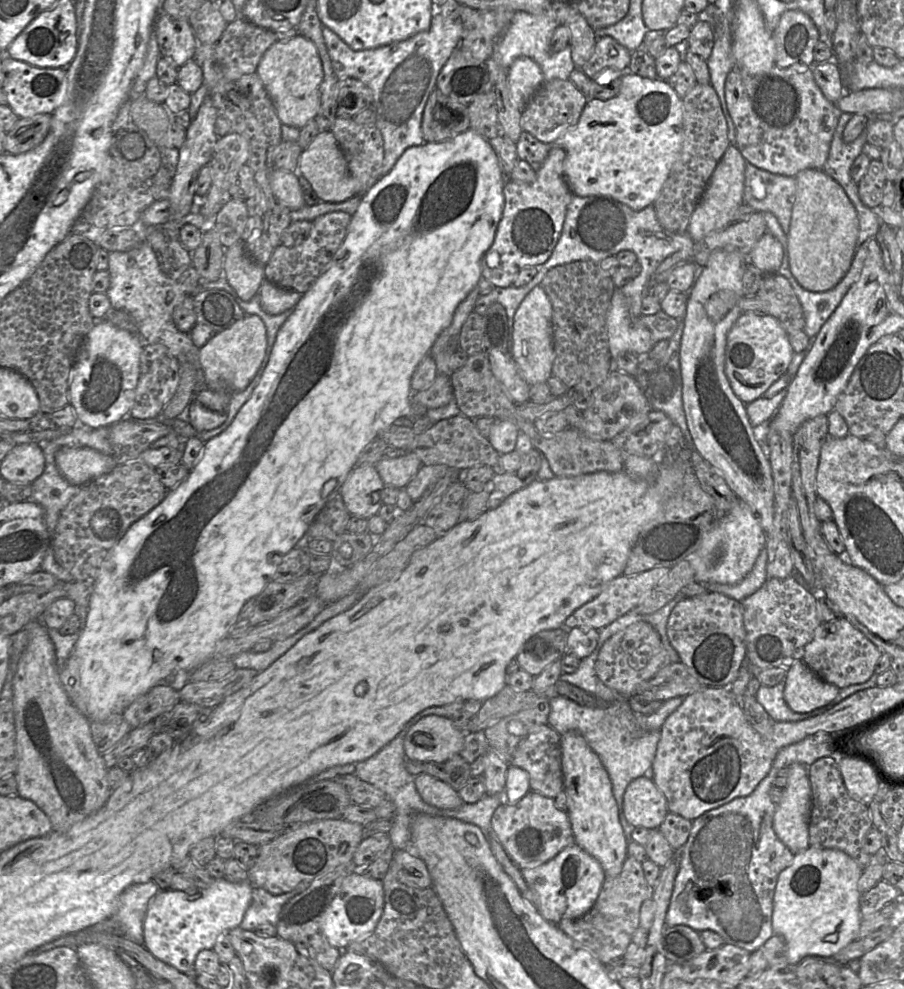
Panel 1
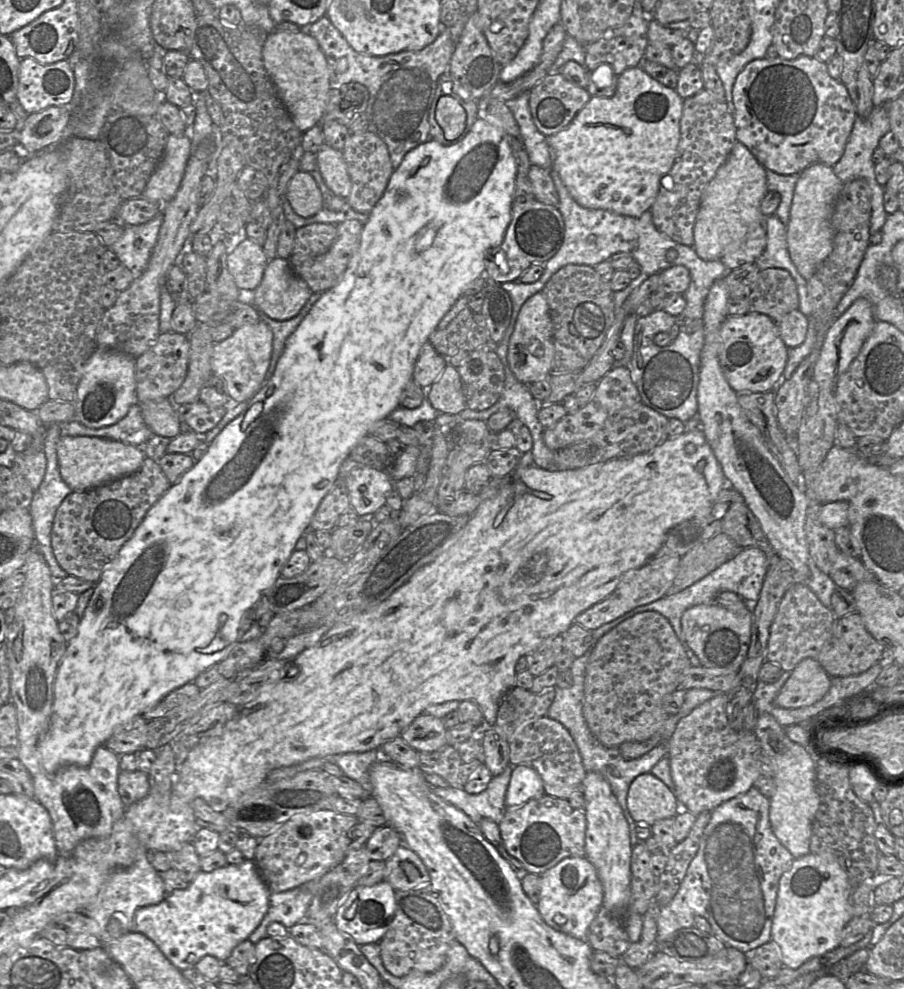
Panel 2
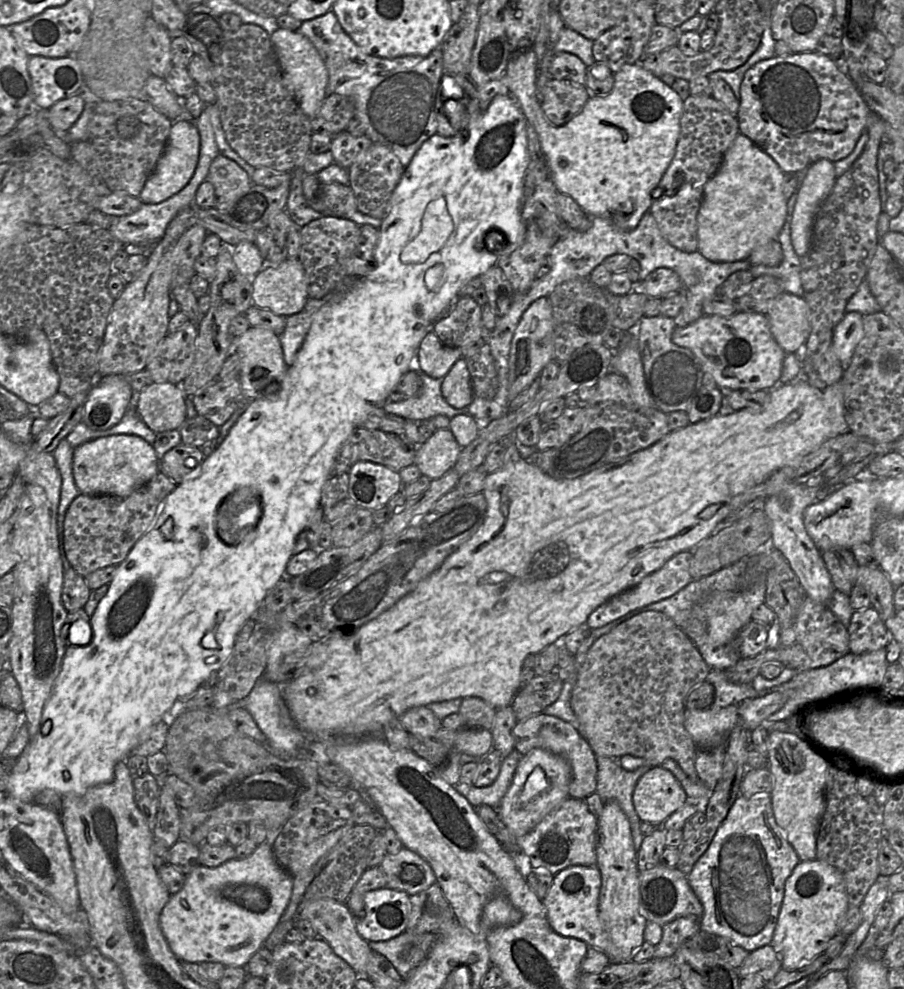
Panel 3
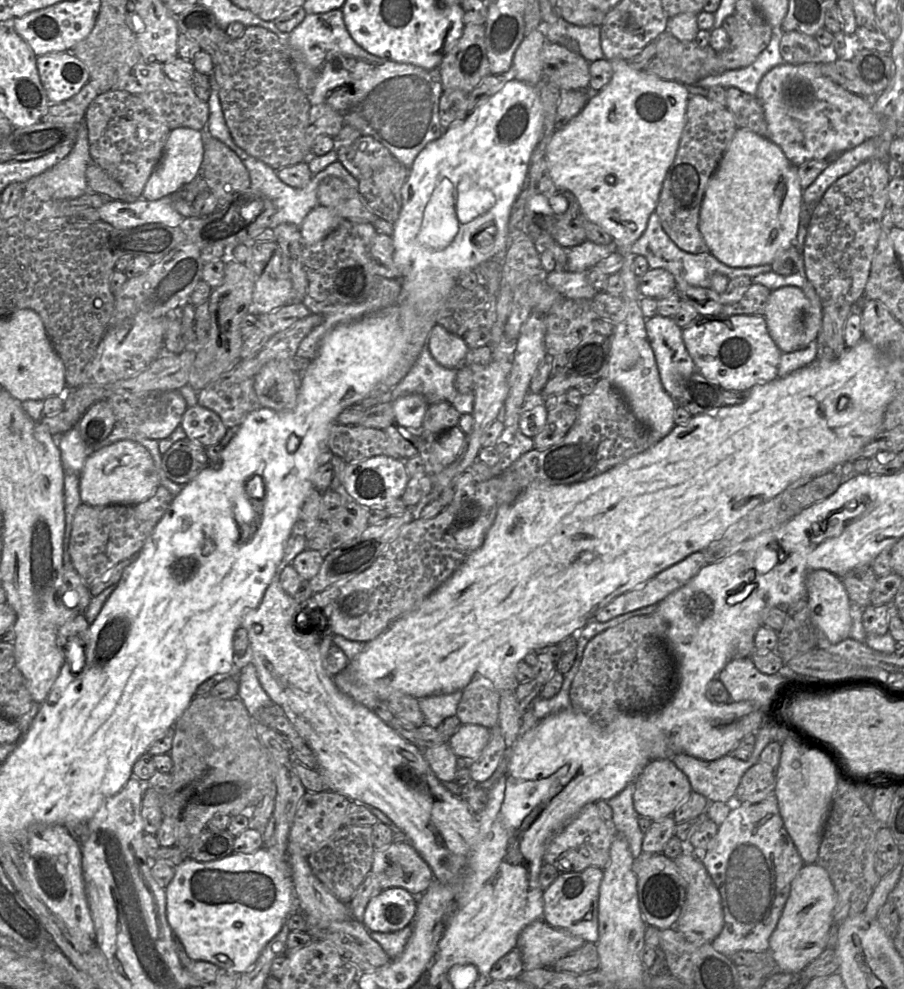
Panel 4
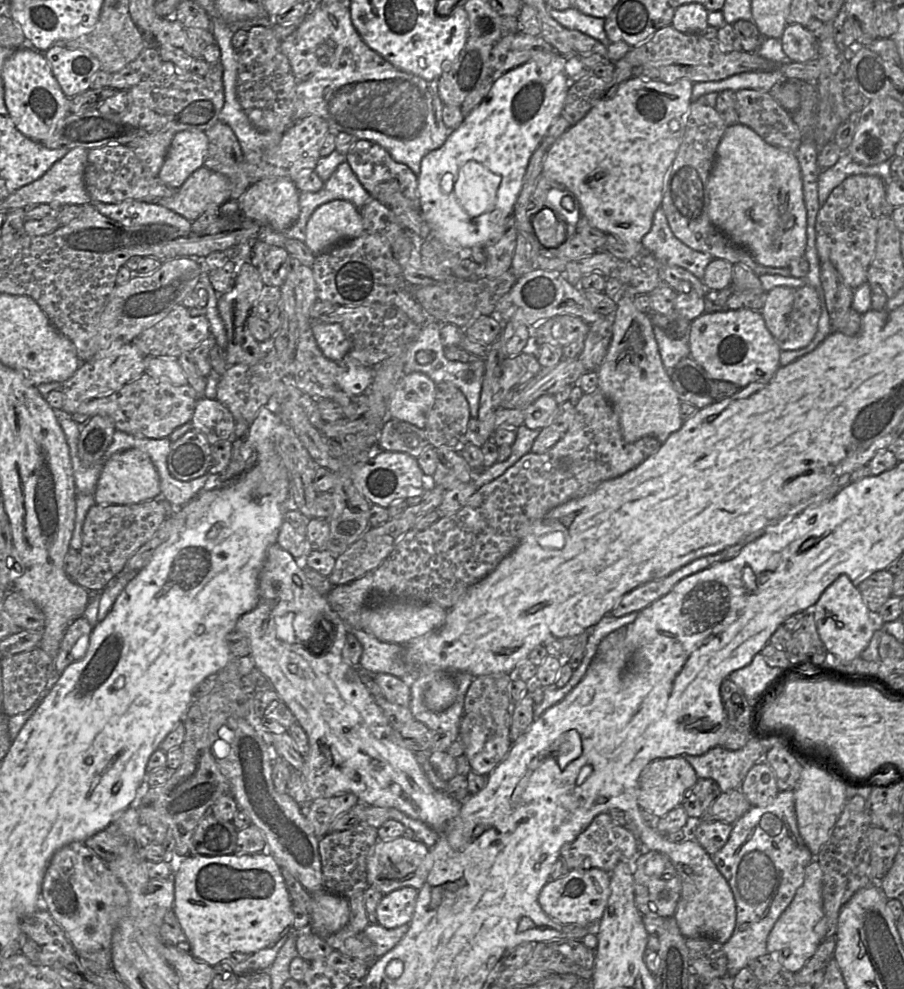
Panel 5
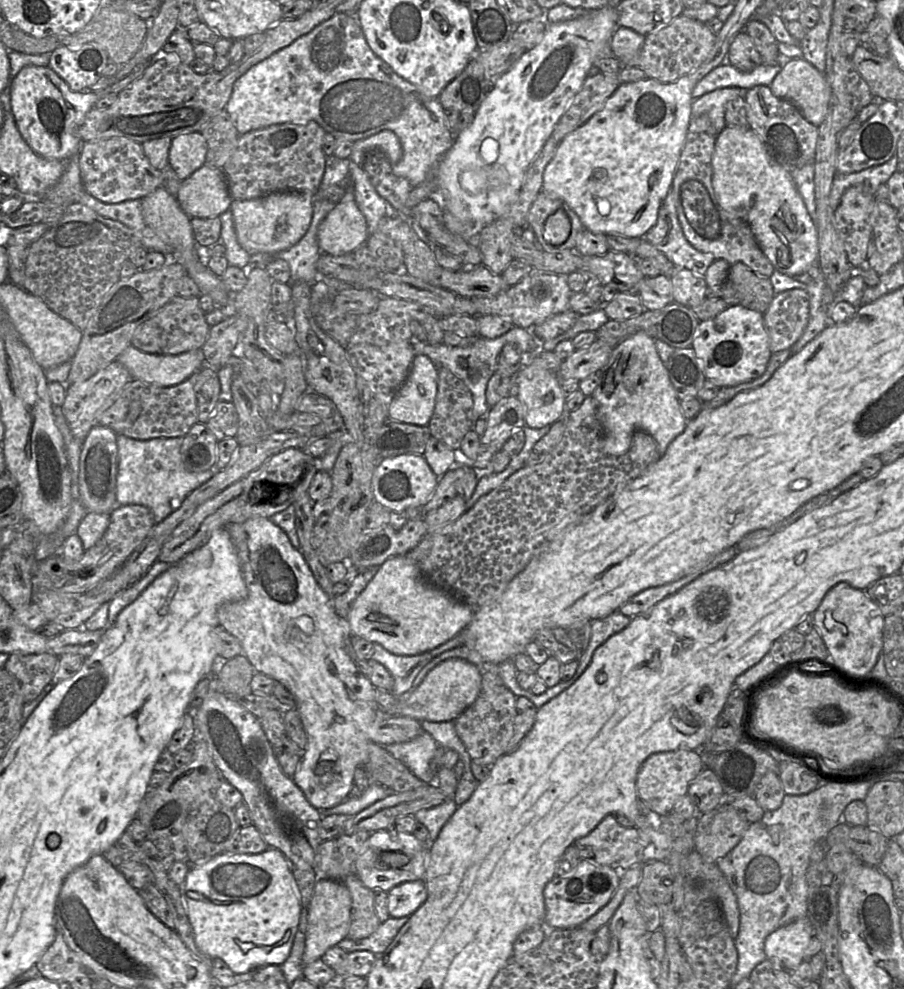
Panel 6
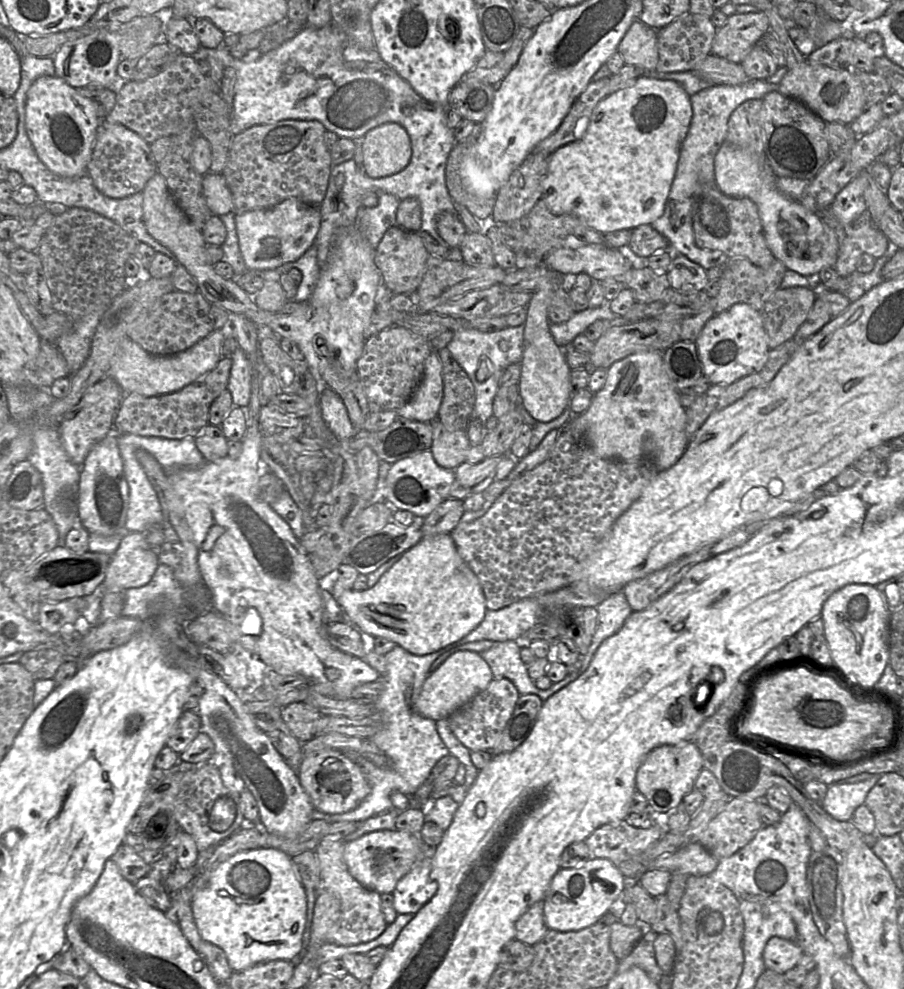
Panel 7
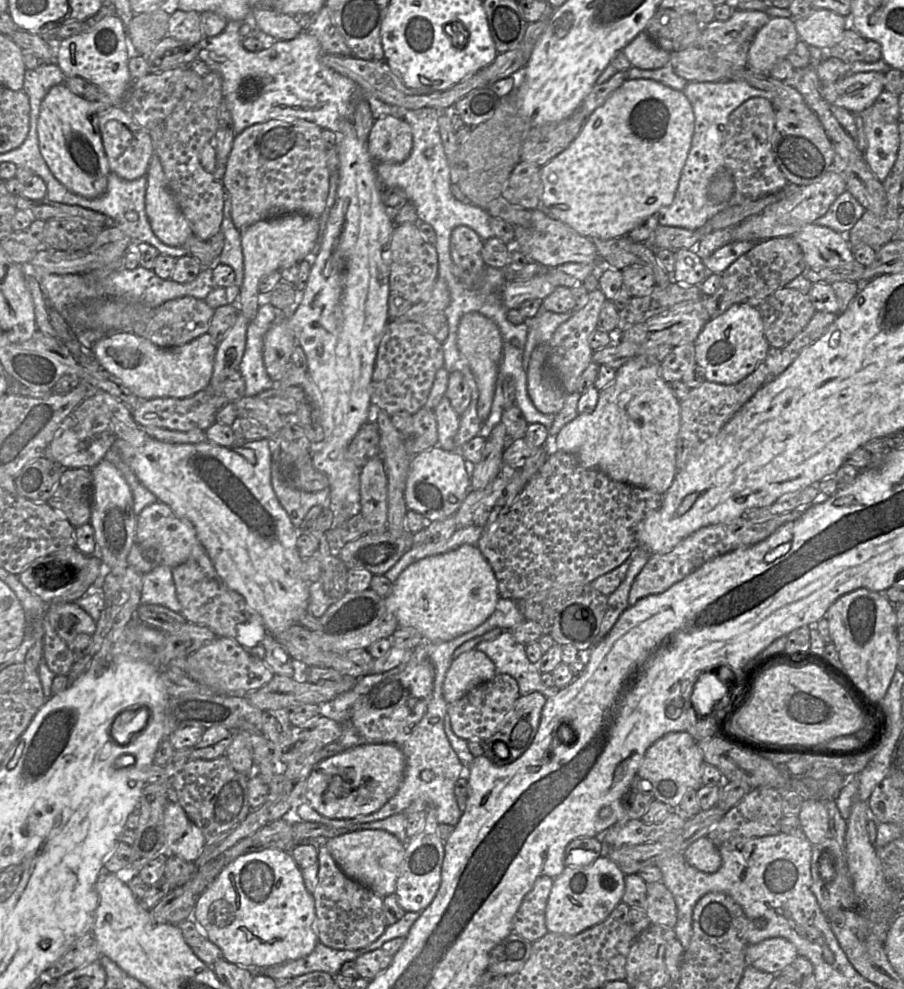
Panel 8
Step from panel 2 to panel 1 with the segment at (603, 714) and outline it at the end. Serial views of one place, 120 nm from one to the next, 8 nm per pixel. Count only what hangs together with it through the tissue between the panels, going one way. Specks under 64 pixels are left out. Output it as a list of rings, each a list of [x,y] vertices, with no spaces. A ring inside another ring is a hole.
[[[636,622],[611,636],[600,648],[595,663],[599,679],[610,689],[618,692],[627,700],[635,695],[635,689],[642,682],[652,678],[661,668],[670,663],[658,632],[647,622]]]

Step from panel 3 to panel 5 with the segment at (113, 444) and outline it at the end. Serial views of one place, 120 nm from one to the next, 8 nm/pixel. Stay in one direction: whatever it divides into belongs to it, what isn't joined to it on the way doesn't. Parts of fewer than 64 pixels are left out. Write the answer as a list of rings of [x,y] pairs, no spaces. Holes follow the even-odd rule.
[[[132,448],[106,459],[93,493],[96,504],[131,505],[160,496],[159,476],[152,459],[145,452]]]

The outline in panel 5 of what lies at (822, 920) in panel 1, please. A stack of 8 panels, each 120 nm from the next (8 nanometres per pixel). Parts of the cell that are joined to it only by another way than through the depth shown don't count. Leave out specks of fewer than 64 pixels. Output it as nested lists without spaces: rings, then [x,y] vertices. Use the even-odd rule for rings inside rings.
[[[814,857],[805,868],[802,886],[798,888],[792,902],[776,921],[767,939],[767,952],[792,973],[799,971],[805,965],[821,943],[815,927],[824,917],[822,878],[820,863]]]

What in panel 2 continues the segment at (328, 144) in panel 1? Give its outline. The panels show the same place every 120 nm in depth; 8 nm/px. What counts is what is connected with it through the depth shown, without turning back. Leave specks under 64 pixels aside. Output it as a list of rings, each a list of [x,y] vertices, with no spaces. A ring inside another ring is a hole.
[[[324,143],[316,152],[317,170],[327,187],[337,196],[348,198],[351,192],[351,179],[346,167],[343,152]]]

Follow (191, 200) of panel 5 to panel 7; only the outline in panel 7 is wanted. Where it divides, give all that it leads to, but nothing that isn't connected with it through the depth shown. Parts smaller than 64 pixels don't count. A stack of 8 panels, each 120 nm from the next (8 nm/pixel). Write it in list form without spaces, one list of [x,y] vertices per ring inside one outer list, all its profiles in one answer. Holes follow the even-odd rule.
[[[221,173],[204,174],[202,187],[206,203],[213,215],[220,216],[234,211],[232,194]]]

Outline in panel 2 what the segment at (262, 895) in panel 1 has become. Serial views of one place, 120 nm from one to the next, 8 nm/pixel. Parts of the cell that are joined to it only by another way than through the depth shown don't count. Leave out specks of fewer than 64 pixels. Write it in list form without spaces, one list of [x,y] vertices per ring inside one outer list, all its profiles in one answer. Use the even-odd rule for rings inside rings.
[[[317,881],[306,882],[288,891],[271,893],[268,911],[259,926],[250,934],[248,940],[256,944],[259,940],[267,937],[266,930],[272,922],[282,923],[289,928],[306,920],[306,913],[316,891]]]

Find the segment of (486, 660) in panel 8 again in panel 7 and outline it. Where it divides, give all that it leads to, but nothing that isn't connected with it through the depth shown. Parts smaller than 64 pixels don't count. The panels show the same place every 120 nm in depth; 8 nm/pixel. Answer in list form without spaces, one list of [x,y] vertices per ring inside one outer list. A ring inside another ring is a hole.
[[[472,651],[456,652],[426,678],[415,702],[415,711],[435,722],[448,719],[474,696],[487,688],[493,679],[491,668],[481,654]]]

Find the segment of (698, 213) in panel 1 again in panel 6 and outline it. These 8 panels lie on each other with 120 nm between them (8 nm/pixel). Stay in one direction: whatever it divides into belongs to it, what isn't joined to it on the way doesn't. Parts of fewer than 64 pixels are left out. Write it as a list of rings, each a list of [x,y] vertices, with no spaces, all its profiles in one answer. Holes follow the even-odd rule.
[[[726,126],[722,132],[718,135],[714,153],[712,155],[712,186],[713,190],[719,205],[727,211],[730,210],[745,210],[746,211],[746,220],[750,225],[751,231],[764,255],[768,258],[771,264],[774,266],[775,270],[788,275],[794,276],[796,274],[806,273],[807,269],[813,265],[818,264],[819,258],[819,244],[818,244],[818,230],[812,221],[807,208],[798,193],[794,181],[792,179],[792,174],[784,169],[781,165],[776,163],[766,152],[763,147],[759,137],[751,128],[742,128],[737,126]]]

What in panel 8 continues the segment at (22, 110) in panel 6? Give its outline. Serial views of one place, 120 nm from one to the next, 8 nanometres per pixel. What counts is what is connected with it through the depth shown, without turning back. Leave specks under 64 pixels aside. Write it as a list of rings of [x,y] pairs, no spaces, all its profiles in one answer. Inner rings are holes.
[[[61,83],[43,98],[37,120],[39,150],[47,166],[68,190],[86,198],[102,195],[108,186],[109,163],[103,148],[98,113],[83,96]]]

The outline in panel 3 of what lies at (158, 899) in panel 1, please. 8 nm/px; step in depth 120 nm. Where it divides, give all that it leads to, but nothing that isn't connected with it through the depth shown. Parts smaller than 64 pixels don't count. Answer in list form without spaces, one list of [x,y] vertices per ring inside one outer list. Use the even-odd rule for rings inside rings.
[[[267,841],[257,845],[254,851],[247,857],[241,859],[232,858],[217,867],[206,867],[199,864],[187,873],[183,887],[178,892],[170,894],[160,914],[159,924],[161,931],[171,951],[180,961],[197,964],[202,962],[217,962],[223,964],[224,967],[245,967],[250,957],[262,947],[262,943],[278,923],[290,901],[293,883],[293,876],[279,864],[275,858],[272,846]]]

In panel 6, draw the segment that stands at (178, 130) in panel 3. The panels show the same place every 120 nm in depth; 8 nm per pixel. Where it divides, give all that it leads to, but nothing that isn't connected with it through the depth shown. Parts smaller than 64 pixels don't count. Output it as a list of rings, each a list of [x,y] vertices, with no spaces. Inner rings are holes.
[[[201,132],[180,134],[172,139],[168,164],[180,180],[185,180],[205,164],[207,141]]]

